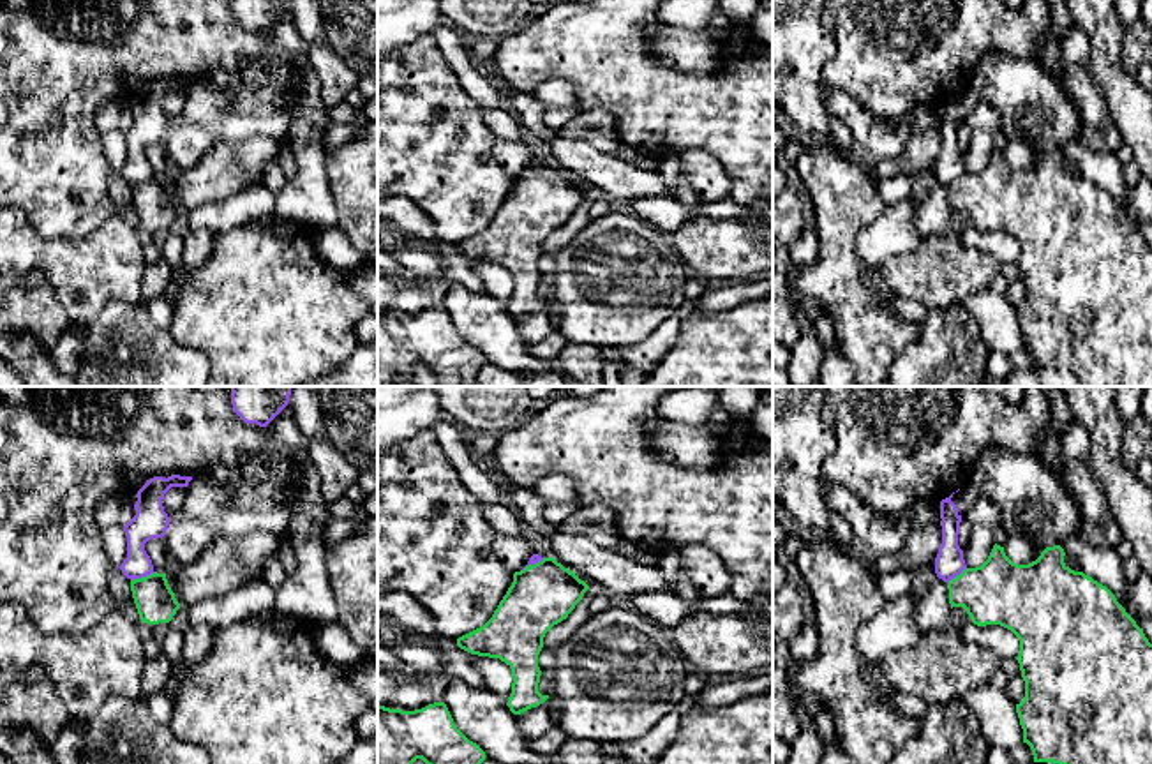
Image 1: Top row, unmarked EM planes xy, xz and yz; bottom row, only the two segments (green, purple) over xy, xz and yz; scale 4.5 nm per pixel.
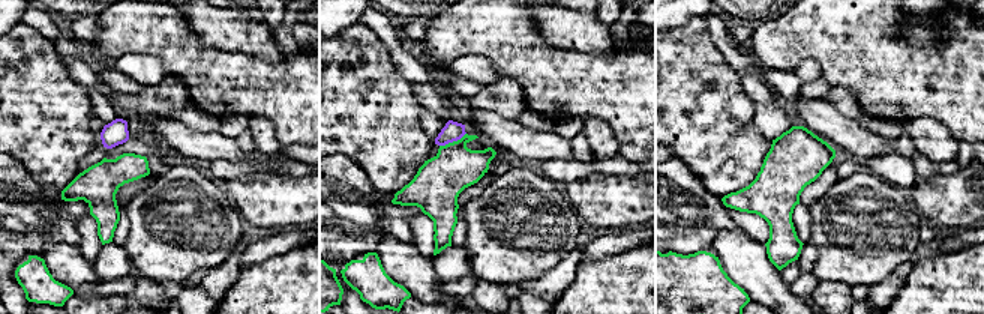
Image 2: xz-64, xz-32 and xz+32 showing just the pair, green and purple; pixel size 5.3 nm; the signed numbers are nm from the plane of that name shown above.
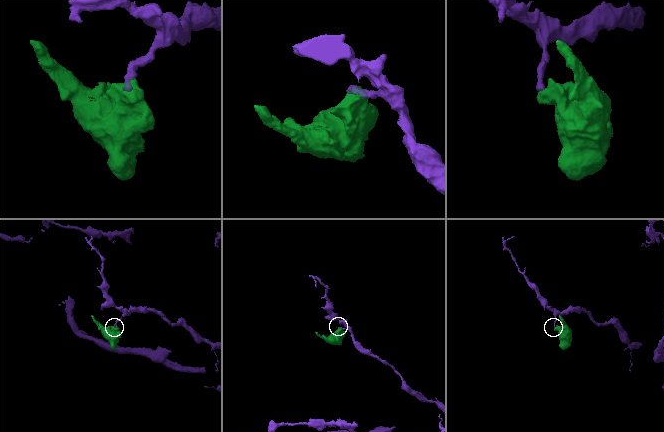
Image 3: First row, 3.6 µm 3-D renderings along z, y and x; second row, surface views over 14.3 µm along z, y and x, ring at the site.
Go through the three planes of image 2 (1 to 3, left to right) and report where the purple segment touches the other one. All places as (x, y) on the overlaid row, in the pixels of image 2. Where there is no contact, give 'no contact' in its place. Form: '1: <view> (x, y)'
1: no contact
2: xz-32 (453, 141)
3: no contact

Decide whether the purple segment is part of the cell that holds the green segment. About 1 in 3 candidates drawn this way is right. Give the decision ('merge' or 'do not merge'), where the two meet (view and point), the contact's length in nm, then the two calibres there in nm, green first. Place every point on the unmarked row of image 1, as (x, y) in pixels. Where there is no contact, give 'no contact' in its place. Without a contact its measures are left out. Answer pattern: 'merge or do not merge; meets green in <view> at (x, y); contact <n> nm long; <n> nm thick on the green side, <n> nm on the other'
do not merge; meets green in xy at (142, 182); contact 120 nm long; 180 nm thick on the green side, 140 nm on the other

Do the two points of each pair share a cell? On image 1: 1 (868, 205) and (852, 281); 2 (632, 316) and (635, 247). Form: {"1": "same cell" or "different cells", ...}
{"1": "same cell", "2": "same cell"}

